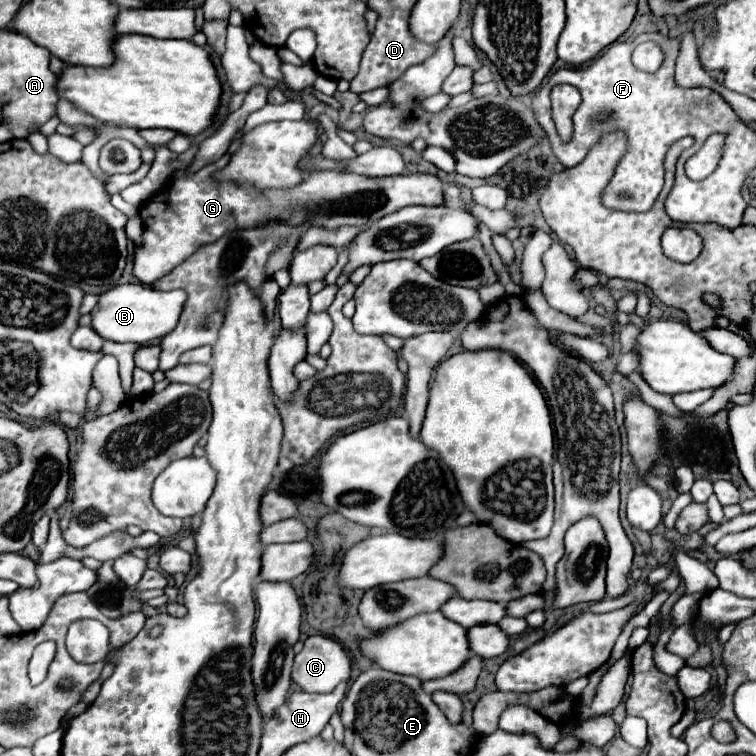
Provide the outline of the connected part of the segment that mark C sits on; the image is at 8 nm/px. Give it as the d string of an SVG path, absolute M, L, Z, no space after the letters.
M313 634L295 656L293 682L305 692L331 692L351 676L351 660L345 648L327 636Z

